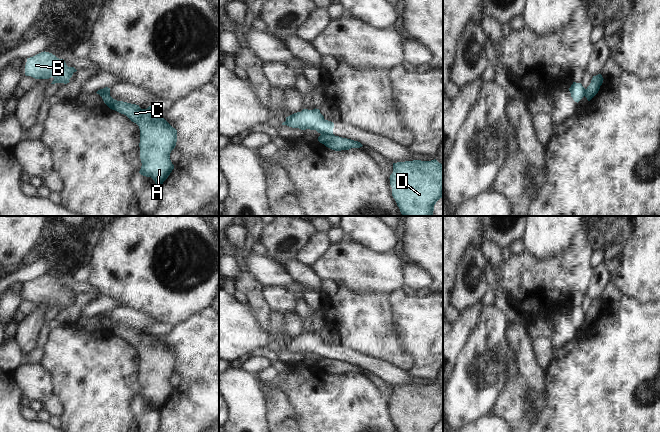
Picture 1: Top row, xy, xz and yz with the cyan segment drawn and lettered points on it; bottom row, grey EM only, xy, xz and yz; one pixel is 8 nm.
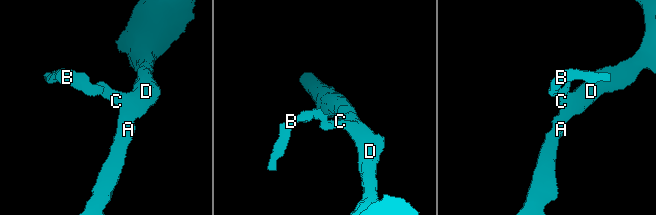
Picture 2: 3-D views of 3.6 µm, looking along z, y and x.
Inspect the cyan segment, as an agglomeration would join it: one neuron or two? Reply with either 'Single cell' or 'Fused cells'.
Fused cells

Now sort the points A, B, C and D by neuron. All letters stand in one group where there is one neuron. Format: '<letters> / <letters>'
A C D / B

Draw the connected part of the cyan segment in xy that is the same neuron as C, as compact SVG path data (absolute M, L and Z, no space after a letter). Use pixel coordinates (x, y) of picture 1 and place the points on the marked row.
M110 88L107 93L99 94L104 103L112 110L126 115L132 122L136 123L140 129L140 159L141 169L139 173L146 177L151 177L159 187L168 178L174 165L170 160L170 153L175 148L177 142L177 130L173 128L158 112L151 106L141 109L139 105L123 101L117 101L110 96Z

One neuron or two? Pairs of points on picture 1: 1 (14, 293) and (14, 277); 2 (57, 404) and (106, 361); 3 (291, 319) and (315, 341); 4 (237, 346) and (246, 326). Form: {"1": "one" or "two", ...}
{"1": "two", "2": "two", "3": "two", "4": "one"}

